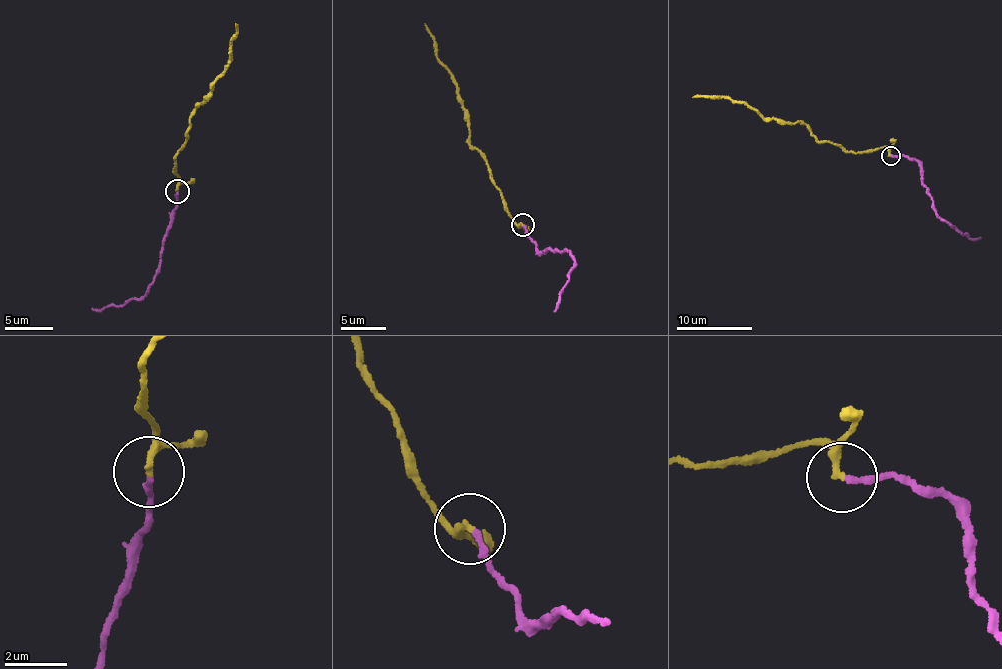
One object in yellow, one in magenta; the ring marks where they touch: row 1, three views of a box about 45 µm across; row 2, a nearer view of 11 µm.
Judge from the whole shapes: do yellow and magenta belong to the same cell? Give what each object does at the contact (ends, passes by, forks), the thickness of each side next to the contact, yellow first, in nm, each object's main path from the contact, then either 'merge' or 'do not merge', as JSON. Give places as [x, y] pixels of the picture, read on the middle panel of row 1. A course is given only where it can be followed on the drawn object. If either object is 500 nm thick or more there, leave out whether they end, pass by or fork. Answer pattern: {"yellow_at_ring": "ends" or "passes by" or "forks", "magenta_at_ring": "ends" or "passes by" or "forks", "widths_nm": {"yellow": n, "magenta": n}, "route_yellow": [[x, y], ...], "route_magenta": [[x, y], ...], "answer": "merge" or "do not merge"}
{"yellow_at_ring": "passes by", "magenta_at_ring": "ends", "widths_nm": {"yellow": 170, "magenta": 190}, "route_yellow": [[522, 225], [515, 220], [493, 182], [489, 164], [469, 139], [467, 112], [452, 74], [437, 57], [425, 24]], "route_magenta": [[523, 226], [535, 249], [566, 249], [574, 262], [554, 311]], "answer": "merge"}

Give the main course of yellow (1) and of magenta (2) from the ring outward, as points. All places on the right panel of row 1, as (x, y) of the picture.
1: (891, 155), (883, 147), (847, 151), (819, 141), (800, 121), (767, 119), (742, 102), (693, 97)
2: (892, 155), (914, 160), (939, 217), (976, 240), (979, 238)

